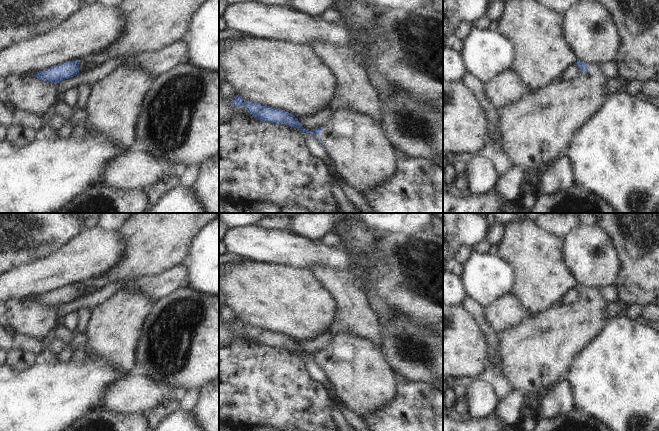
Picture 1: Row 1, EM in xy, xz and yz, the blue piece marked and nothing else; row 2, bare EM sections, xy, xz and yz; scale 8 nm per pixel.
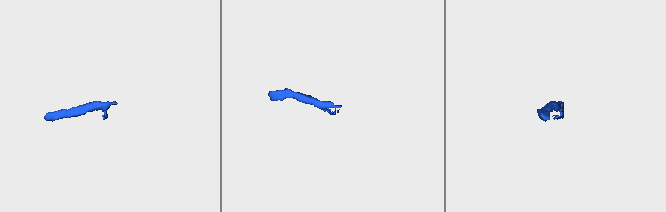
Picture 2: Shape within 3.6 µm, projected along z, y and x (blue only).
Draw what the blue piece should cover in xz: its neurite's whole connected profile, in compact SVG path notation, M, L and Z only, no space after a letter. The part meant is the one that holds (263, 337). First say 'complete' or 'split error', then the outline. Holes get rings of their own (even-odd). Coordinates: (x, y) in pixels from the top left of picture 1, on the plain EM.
split error; M235 319L231 327L235 331L244 329L246 336L262 346L285 348L291 352L299 352L302 358L312 357L314 362L325 371L338 398L363 418L380 410L398 396L400 384L398 373L387 360L383 349L370 340L353 334L341 333L334 335L331 344L324 350L309 355L289 336L246 325L244 321L238 319Z

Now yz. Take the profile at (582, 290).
split error; M579 283L576 288L579 298L575 303L557 305L535 317L529 316L517 325L508 327L499 333L497 346L499 364L496 366L489 354L486 353L481 360L483 370L487 371L488 368L496 369L509 380L514 390L526 391L535 395L543 395L556 383L563 380L572 366L572 360L597 337L607 322L604 314L608 303L601 296L600 289L584 287Z

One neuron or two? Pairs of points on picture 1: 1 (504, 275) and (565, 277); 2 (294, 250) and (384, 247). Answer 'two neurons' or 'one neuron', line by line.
1: two neurons
2: one neuron

